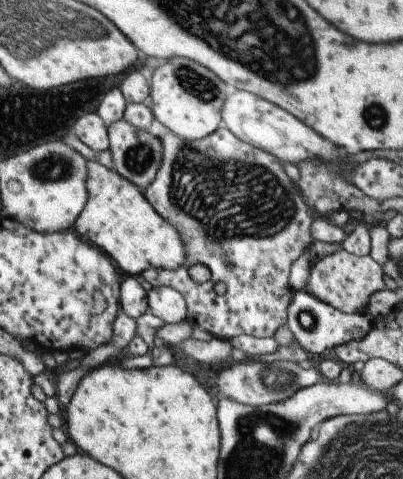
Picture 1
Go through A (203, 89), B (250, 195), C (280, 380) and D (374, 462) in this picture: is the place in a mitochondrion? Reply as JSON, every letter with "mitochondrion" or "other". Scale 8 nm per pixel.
{"A":"mitochondrion","B":"mitochondrion","C":"mitochondrion","D":"mitochondrion"}

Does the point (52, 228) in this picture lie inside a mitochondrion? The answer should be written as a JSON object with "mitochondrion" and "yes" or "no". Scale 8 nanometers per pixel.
{"mitochondrion":"no"}

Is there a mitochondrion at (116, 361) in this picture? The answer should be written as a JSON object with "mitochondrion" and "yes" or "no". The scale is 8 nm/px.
{"mitochondrion":"no"}

